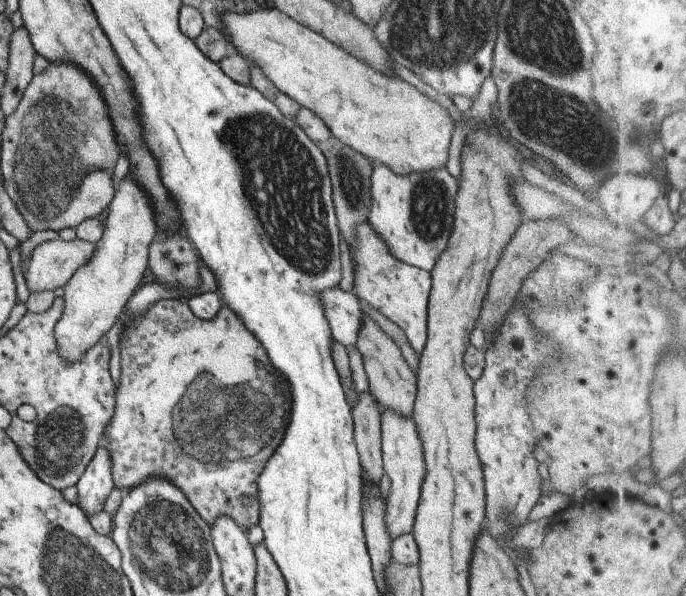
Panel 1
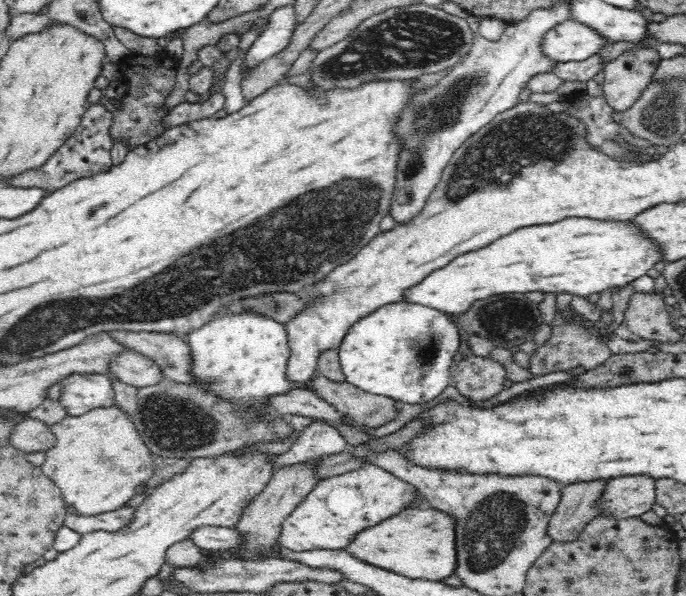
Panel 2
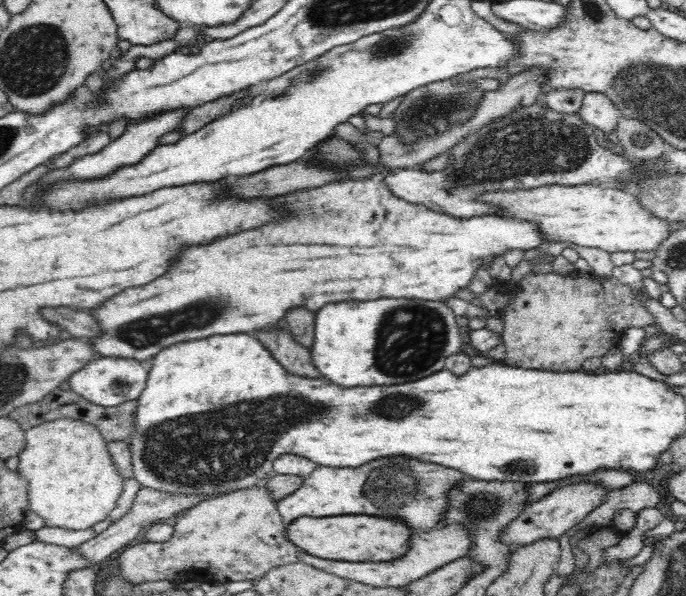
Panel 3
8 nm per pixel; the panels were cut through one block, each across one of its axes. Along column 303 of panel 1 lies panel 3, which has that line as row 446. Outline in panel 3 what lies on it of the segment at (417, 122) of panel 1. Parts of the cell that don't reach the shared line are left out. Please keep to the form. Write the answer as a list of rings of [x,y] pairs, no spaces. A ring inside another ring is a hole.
[[[60,418],[42,422],[26,430],[26,446],[19,454],[18,472],[29,481],[28,501],[30,510],[40,515],[46,527],[70,530],[92,529],[94,524],[109,517],[124,492],[127,480],[116,467],[110,449],[100,429],[92,423],[72,418]]]

